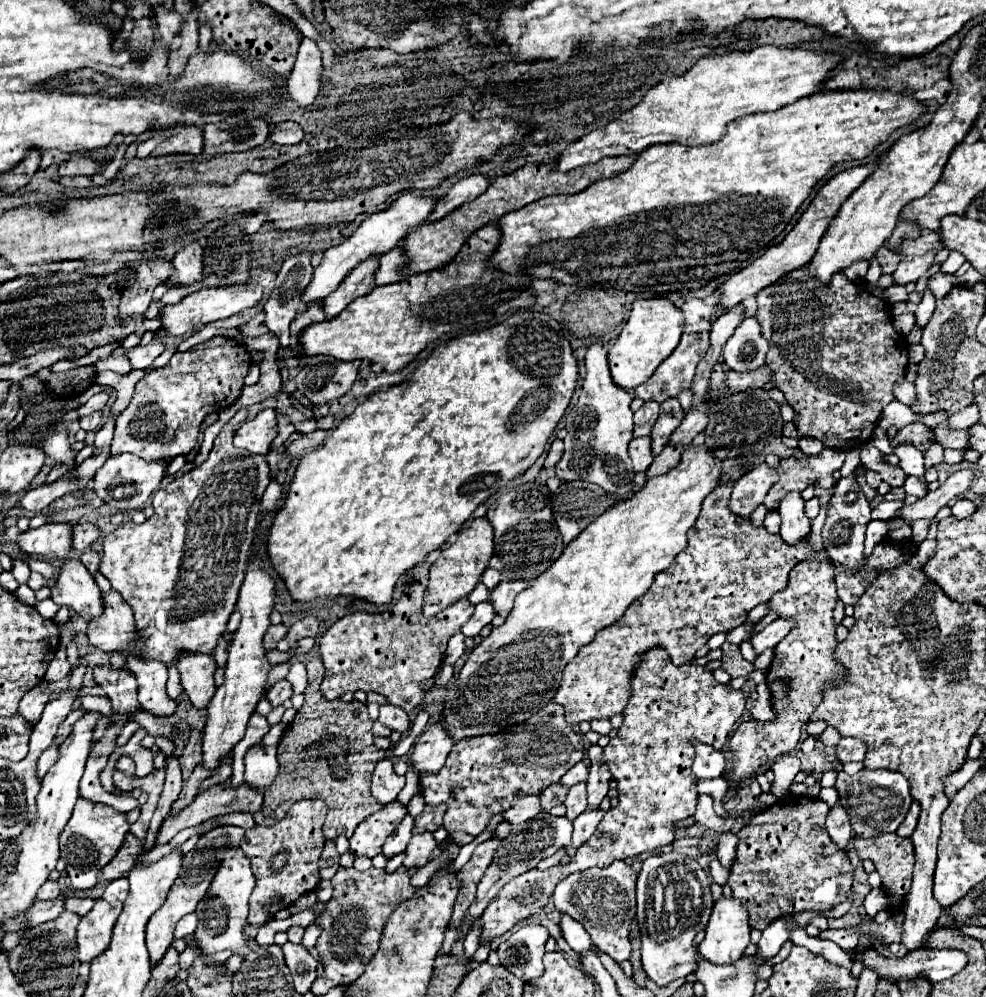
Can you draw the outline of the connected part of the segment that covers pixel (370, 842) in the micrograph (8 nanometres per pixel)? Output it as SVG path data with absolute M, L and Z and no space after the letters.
M397 800L391 804L385 804L379 812L365 818L359 828L357 836L349 840L349 852L353 856L367 856L373 858L381 852L387 836L397 828L397 824L407 814L407 808L401 806Z

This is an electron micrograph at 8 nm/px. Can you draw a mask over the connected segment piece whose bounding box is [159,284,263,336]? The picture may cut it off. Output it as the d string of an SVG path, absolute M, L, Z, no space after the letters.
M235 284L235 286L229 286L229 288L201 288L201 290L185 296L179 304L165 306L161 310L159 320L165 326L165 334L185 336L185 334L191 334L191 332L199 330L203 324L223 320L223 318L239 314L247 308L253 308L261 302L261 298L263 298L263 288L257 286L257 284Z

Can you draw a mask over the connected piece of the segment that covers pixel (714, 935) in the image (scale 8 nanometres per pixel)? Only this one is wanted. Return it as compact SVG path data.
M721 896L715 902L699 952L713 964L731 964L747 948L749 932L747 908L737 898Z

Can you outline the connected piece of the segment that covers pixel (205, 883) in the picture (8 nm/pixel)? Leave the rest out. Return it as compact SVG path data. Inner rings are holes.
M197 850L195 854L187 854L183 858L183 866L181 866L181 872L179 872L179 878L175 880L175 884L171 886L169 890L169 896L165 900L165 904L151 916L149 924L147 924L147 950L149 950L149 958L151 958L151 964L159 964L159 960L165 956L165 952L169 950L171 942L173 942L173 932L175 932L175 926L177 922L189 914L189 912L195 912L199 900L205 896L217 868L219 868L219 852L213 852L211 850L205 854L203 850Z

